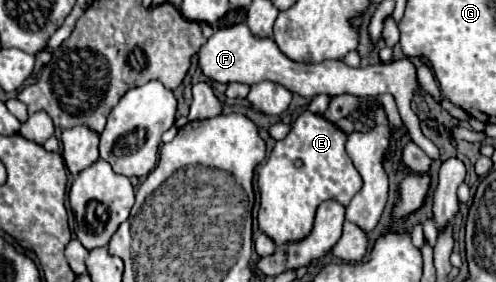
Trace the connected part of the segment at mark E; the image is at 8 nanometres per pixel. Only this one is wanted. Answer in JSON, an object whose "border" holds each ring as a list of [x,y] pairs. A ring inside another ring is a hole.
{"border":[[[303,112],[295,124],[293,130],[289,132],[287,138],[279,140],[269,154],[267,162],[259,170],[259,192],[261,192],[261,208],[259,208],[259,228],[275,242],[275,244],[285,244],[285,242],[295,242],[305,238],[311,232],[315,212],[321,202],[325,200],[337,200],[344,206],[347,206],[353,196],[361,188],[363,180],[359,172],[355,170],[351,158],[345,152],[345,140],[347,134],[337,128],[333,122],[325,120],[323,116],[317,116],[313,112]],[[295,160],[301,160],[303,166],[295,166]]]}

